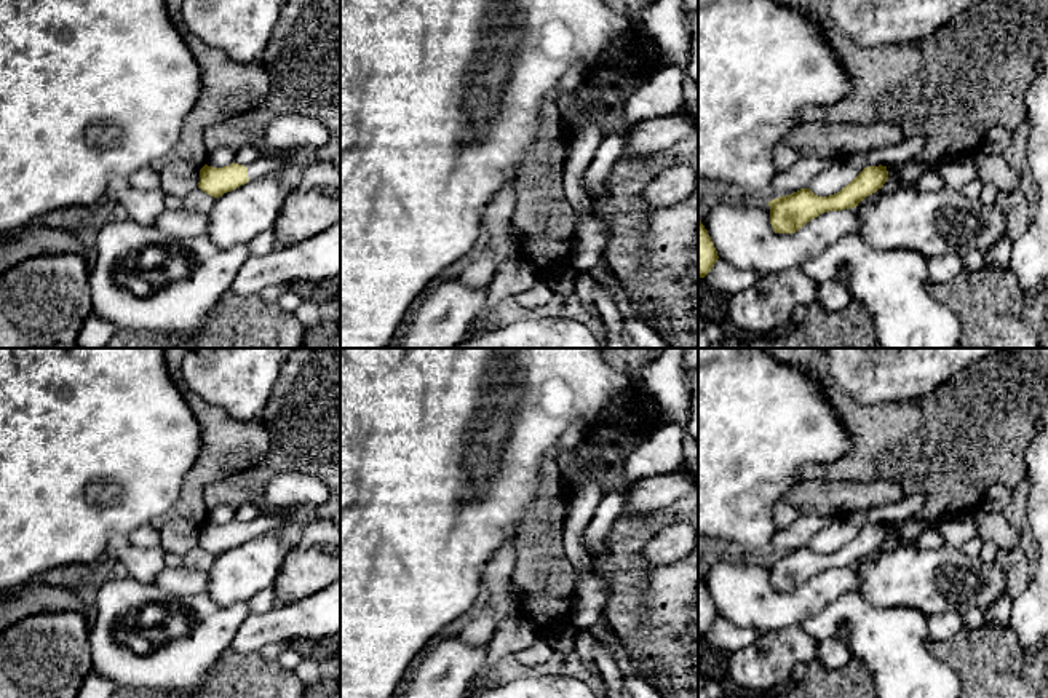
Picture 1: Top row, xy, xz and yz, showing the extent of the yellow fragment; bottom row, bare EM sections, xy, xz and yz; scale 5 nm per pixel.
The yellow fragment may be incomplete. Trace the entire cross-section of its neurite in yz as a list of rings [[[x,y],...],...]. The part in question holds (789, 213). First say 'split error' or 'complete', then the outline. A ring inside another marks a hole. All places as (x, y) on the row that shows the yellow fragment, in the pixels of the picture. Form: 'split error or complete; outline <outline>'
complete; outline [[[887,166],[864,168],[848,185],[829,196],[818,196],[810,188],[768,201],[770,224],[775,233],[796,233],[823,212],[856,208],[875,193],[888,179]]]

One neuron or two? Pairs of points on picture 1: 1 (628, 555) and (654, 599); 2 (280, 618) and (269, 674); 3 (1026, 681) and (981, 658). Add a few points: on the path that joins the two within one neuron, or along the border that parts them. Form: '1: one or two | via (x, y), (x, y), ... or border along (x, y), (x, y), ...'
1: one | via (628, 566), (628, 574), (643, 588)
2: two | border along (229, 647), (238, 652), (256, 652)
3: one | via (1015, 681), (1004, 681), (992, 670)

